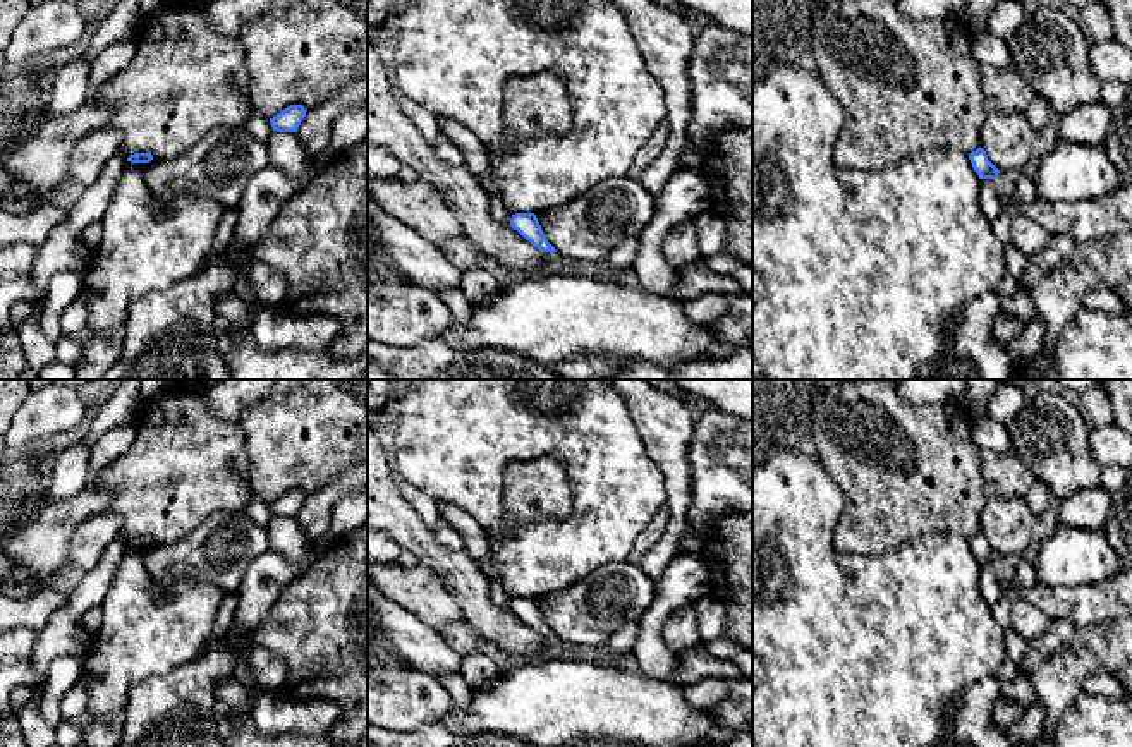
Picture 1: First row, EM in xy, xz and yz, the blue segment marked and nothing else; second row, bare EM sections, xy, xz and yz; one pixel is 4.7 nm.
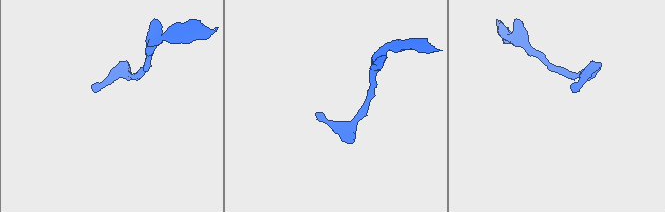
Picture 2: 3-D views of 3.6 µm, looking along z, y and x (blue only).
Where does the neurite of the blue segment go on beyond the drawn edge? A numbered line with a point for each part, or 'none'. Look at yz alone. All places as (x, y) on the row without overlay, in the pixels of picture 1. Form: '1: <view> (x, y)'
none

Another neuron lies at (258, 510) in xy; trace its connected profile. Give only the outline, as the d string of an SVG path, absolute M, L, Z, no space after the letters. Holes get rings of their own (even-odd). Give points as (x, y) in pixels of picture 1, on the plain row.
M253 496L246 503L244 513L261 527L268 527L268 524L273 517L270 505L263 500L259 500L258 496Z

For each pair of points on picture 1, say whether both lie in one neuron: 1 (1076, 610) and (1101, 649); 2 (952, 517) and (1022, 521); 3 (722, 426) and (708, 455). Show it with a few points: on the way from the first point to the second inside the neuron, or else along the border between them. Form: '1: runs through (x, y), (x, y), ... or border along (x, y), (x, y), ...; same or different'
1: border along (1113, 619), (1074, 629); different
2: border along (990, 498), (981, 512), (979, 531); different
3: runs through (722, 433), (722, 442), (715, 449); same

